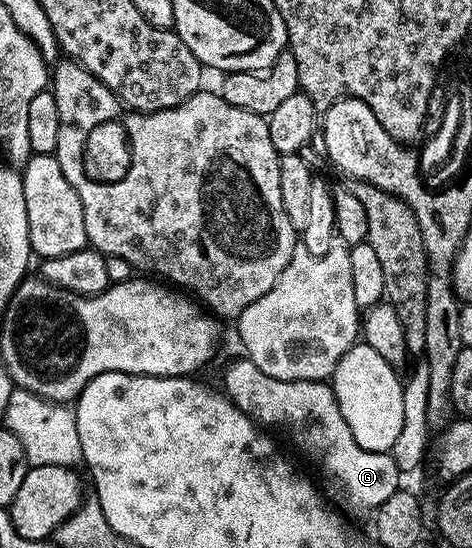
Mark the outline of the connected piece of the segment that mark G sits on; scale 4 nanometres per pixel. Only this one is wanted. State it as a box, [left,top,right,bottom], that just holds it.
[224,359,403,513]

